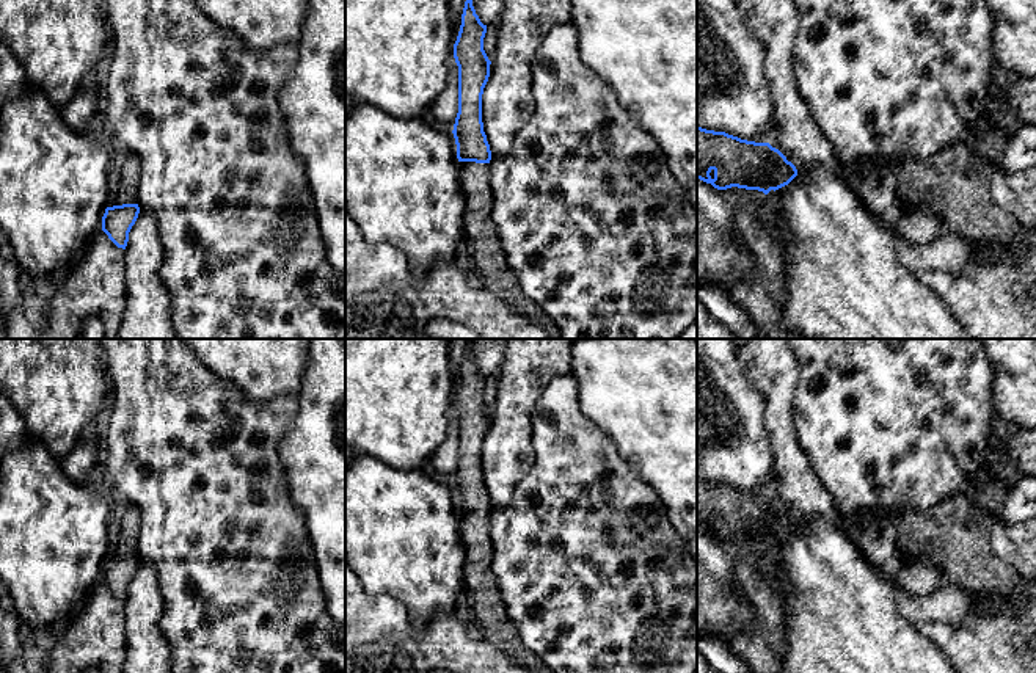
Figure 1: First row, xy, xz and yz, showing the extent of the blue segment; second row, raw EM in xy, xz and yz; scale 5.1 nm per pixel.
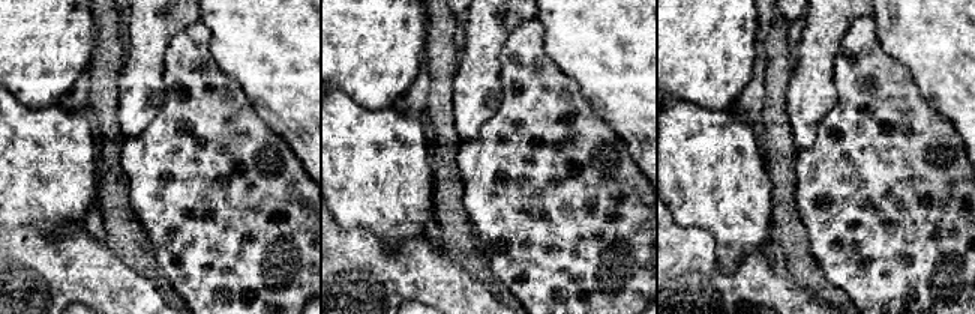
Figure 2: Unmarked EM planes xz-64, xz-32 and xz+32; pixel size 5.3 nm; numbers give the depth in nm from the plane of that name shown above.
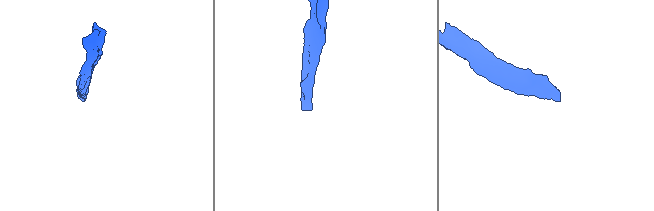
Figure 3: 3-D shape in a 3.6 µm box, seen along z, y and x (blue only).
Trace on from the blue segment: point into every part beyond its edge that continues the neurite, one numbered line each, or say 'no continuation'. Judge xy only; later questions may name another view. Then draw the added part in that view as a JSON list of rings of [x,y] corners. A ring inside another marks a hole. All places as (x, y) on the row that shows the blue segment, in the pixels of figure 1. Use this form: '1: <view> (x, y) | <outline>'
1: xy (124, 173) | [[[132,151],[115,154],[110,160],[110,199],[108,207],[138,204],[138,180],[141,160]]]

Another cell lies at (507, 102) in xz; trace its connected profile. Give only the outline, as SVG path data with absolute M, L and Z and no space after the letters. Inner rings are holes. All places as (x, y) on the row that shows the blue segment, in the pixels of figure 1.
M505 0L496 36L498 63L490 64L490 77L482 94L482 122L491 157L505 155L515 133L535 111L532 96L532 61L548 31L571 20L571 0Z

